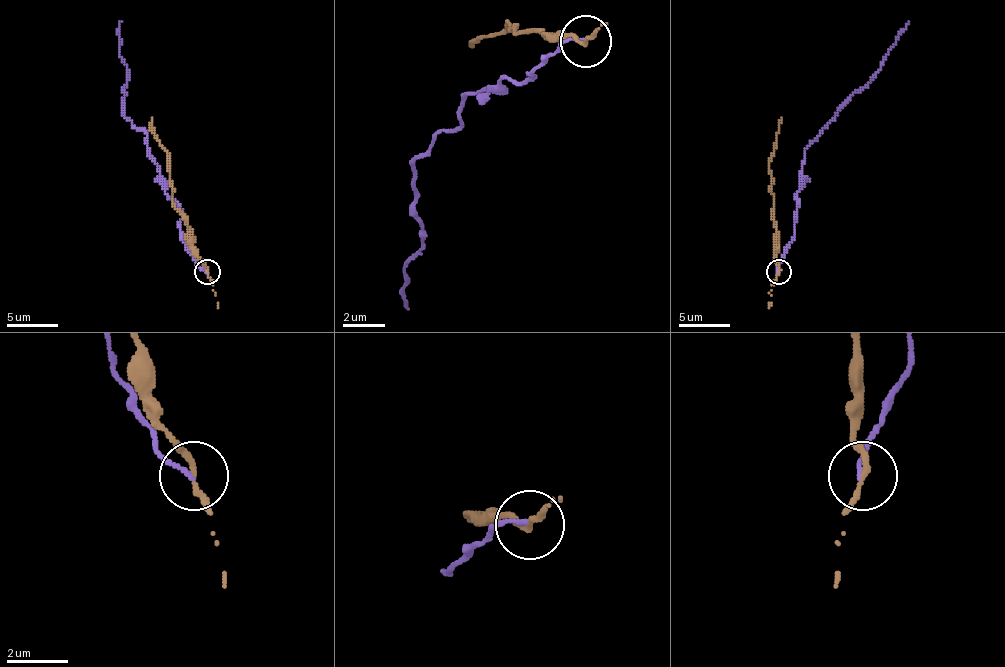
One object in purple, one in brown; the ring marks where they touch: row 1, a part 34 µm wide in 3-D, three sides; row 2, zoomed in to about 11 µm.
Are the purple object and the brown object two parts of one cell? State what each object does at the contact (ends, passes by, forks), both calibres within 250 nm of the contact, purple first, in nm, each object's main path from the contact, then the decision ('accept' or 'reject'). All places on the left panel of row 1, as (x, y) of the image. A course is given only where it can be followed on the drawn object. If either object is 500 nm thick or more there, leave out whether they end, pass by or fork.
purple ends there; brown passes by; 120 nm thick on the purple side, 170 nm on the other; purple runs (208, 272), (180, 234), (182, 209), (165, 191), (147, 135), (124, 115), (121, 21); brown runs (208, 272), (195, 252), (187, 219), (172, 201), (170, 158), (154, 133), (152, 118); reject

